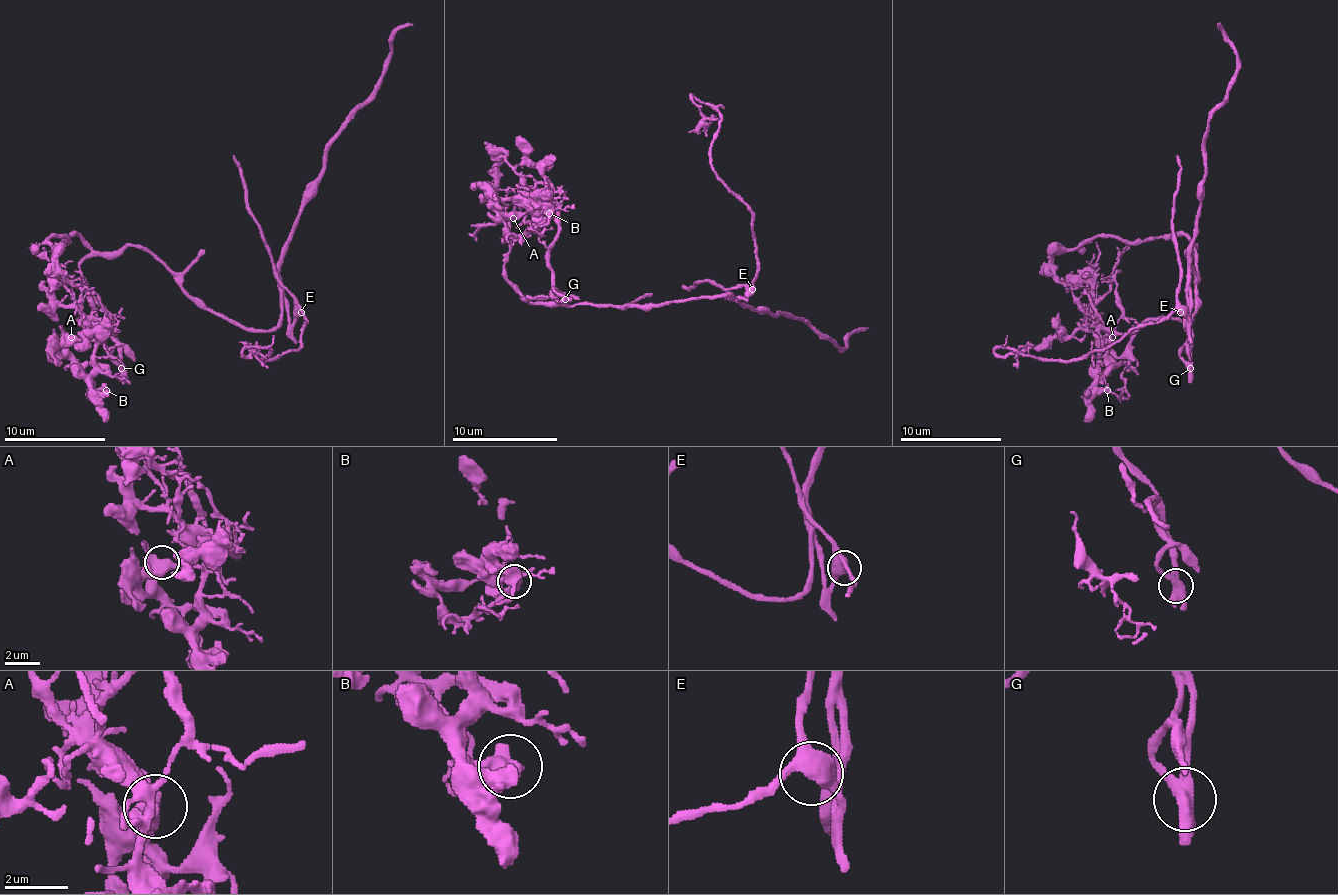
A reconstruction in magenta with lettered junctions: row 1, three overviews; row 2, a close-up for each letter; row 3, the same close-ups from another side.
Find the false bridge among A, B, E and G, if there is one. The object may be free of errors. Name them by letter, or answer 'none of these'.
none of these

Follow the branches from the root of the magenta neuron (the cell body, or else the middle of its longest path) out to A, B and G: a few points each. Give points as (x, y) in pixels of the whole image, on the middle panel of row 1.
A: (657, 305), (526, 302), (552, 297), (549, 249), (539, 239), (534, 213), (513, 218)
B: (657, 305), (526, 302), (523, 299), (552, 297), (549, 249), (539, 239), (539, 215), (534, 202), (549, 213)
G: (657, 305), (531, 305), (523, 299), (539, 297), (565, 299)

